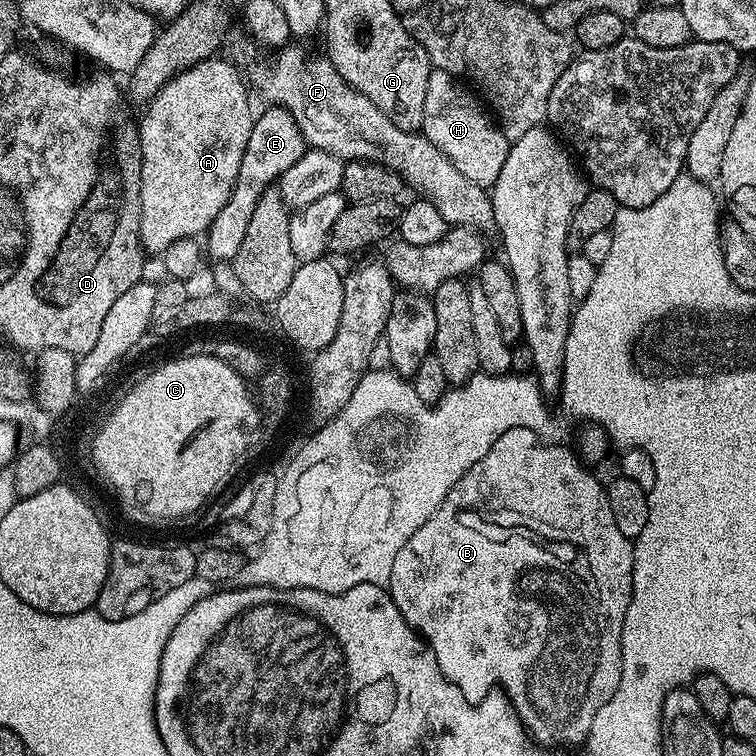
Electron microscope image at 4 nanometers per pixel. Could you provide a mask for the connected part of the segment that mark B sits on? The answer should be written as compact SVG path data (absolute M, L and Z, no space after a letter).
M518 428L506 430L506 434L502 434L502 438L498 438L498 442L494 442L490 454L486 454L486 458L474 462L474 466L470 466L470 470L466 470L466 474L462 474L459 482L446 494L442 506L438 506L436 513L422 526L418 526L418 530L414 530L410 542L406 542L406 546L402 546L402 550L398 550L398 555L394 558L394 567L390 569L390 582L386 587L394 598L394 606L398 606L402 618L406 618L408 625L415 632L419 632L424 637L424 641L430 646L442 674L450 683L458 686L458 690L462 690L462 694L471 704L482 703L493 689L499 686L509 702L511 702L512 708L518 714L521 724L524 725L524 731L528 733L535 743L541 746L557 746L556 744L577 744L577 746L580 746L587 741L590 726L594 726L594 714L598 714L598 710L602 710L602 706L606 706L606 702L610 702L610 698L614 698L614 690L618 690L618 682L622 678L622 642L620 639L622 638L622 622L626 622L626 610L630 606L630 598L632 597L633 541L626 534L622 534L622 530L618 530L618 522L614 522L614 510L610 510L607 487L602 483L602 480L600 484L598 477L591 476L584 469L586 467L585 461L573 449L572 453L570 449L563 448L560 444L532 444L532 440L534 440L533 433L527 430Z

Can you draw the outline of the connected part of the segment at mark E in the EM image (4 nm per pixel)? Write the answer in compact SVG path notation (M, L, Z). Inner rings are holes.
M268 106L265 109L261 116L259 113L252 121L250 142L246 142L246 154L242 154L242 166L238 166L238 178L234 182L234 190L230 194L226 206L222 206L222 210L218 210L218 218L214 218L214 222L208 227L206 233L207 255L209 252L214 258L213 261L216 262L235 260L238 250L242 246L242 238L246 238L246 226L250 222L250 214L254 214L254 206L258 202L258 198L262 198L265 190L273 187L279 181L280 176L286 174L286 170L290 170L290 166L294 166L294 162L298 162L298 158L302 158L302 154L306 150L302 130L298 130L298 122L294 122L288 109L275 106Z

